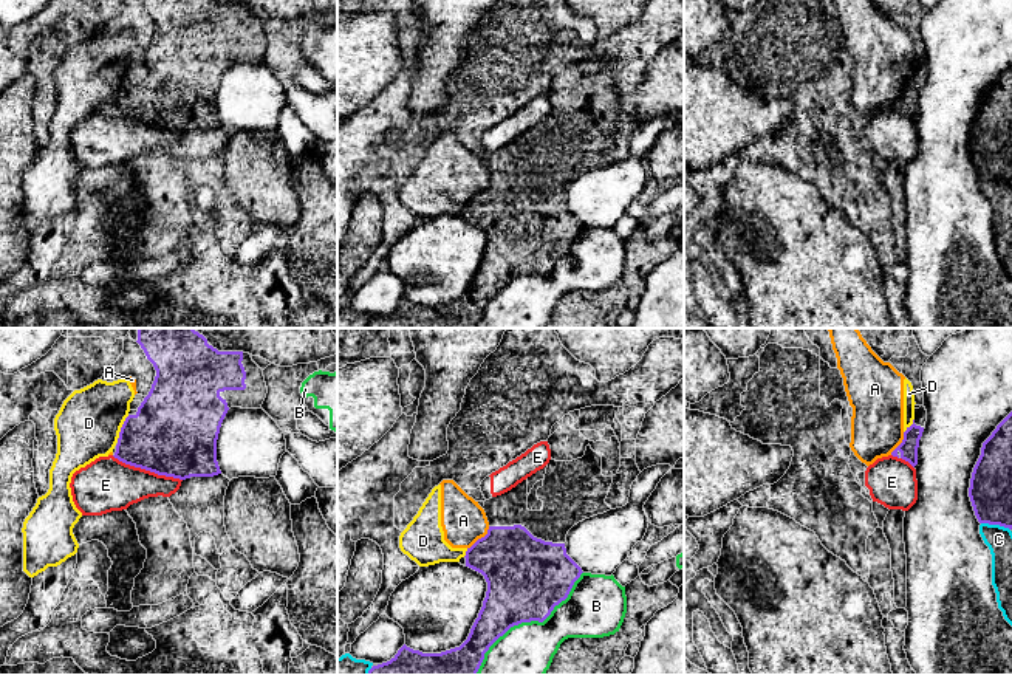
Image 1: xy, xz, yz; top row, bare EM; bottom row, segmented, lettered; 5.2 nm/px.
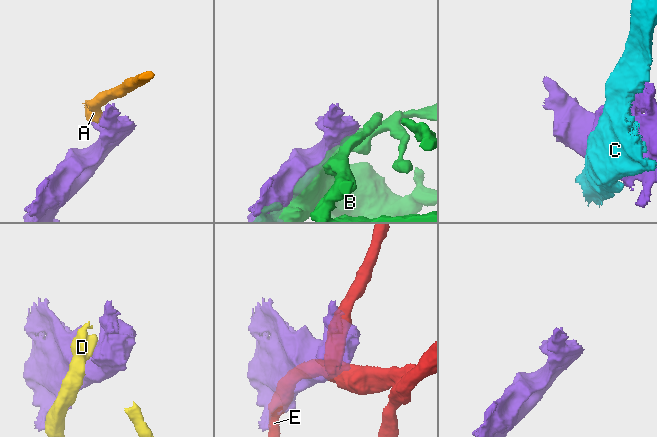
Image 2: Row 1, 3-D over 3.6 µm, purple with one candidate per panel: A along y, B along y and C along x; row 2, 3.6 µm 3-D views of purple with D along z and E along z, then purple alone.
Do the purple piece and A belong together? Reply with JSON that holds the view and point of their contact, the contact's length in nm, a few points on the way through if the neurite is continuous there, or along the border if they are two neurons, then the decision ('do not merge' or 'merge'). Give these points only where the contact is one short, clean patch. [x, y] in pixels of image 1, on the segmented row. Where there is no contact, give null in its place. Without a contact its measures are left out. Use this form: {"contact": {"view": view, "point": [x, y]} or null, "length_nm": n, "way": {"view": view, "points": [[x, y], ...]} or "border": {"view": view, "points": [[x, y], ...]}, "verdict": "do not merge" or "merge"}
{"contact": {"view": "xz", "point": [482, 537]}, "length_nm": 170, "border": {"view": "xz", "points": [[489, 527], [468, 548]]}, "verdict": "do not merge"}

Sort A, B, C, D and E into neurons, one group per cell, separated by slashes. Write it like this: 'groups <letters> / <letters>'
groups A D E / B / C

